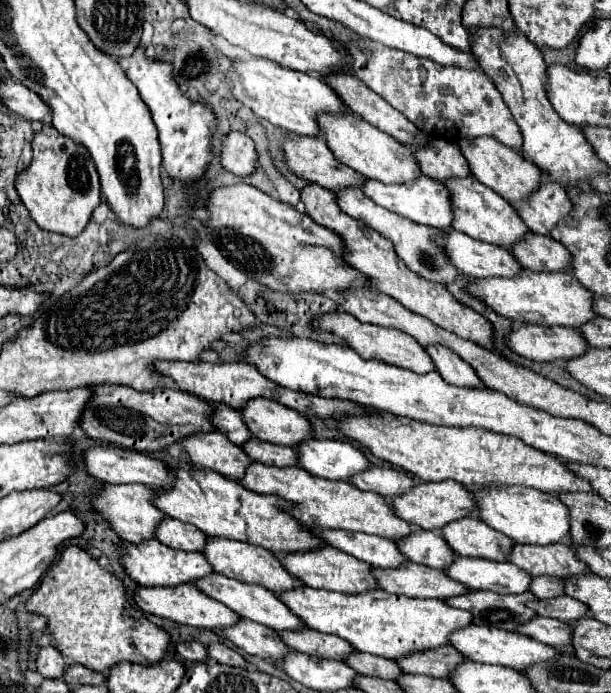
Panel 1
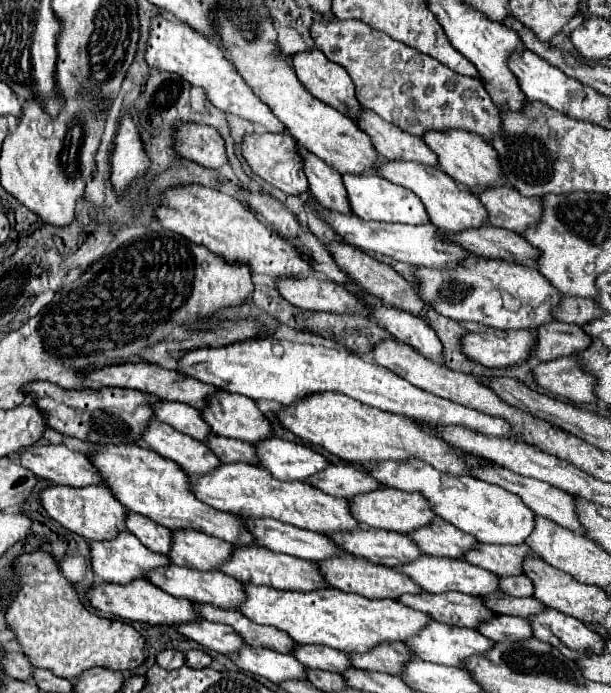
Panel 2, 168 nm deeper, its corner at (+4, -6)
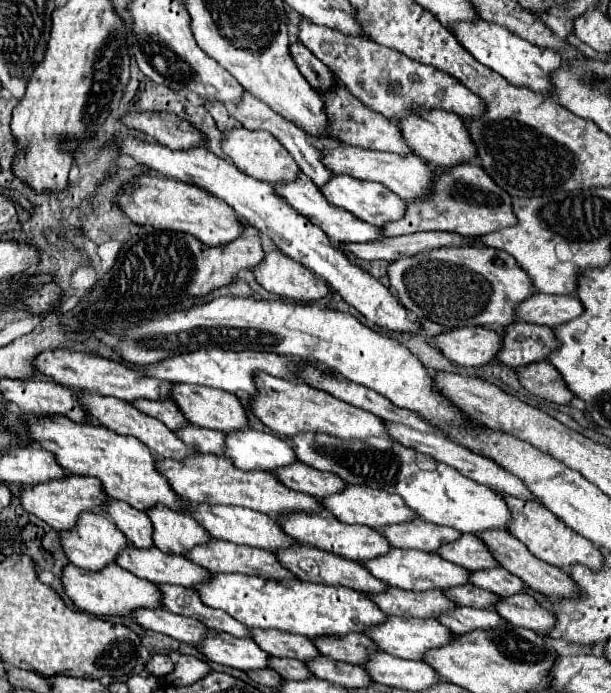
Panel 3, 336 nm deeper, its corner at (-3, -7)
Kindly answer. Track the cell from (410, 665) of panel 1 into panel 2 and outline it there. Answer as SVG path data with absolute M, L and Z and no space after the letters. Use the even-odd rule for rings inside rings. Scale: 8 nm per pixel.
M378 644L376 648L372 648L372 652L364 652L360 656L348 656L348 658L350 664L358 670L388 672L388 674L400 674L404 662L412 660L404 644Z

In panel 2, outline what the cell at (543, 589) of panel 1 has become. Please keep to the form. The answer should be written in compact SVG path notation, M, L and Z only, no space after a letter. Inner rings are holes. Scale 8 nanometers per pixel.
M520 574L520 576L506 576L500 578L500 590L508 596L532 596L534 586L528 580L528 576Z

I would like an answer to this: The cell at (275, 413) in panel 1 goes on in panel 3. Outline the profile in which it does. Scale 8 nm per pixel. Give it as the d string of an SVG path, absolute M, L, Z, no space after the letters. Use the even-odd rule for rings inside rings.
M173 385L173 401L197 427L233 433L249 425L247 413L239 397L223 393L219 389L197 385Z

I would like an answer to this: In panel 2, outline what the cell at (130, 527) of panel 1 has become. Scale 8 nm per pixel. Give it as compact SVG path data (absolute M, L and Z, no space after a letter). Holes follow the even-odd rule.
M104 484L72 488L72 486L48 486L40 492L40 506L48 512L52 520L62 524L66 530L86 538L86 540L112 540L122 530L126 520L124 506L112 496Z

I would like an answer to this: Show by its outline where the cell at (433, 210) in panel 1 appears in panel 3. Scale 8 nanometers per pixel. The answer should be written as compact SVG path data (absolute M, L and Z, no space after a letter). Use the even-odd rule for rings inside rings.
M335 175L321 191L323 191L323 195L333 205L343 207L343 209L349 209L361 221L367 221L367 223L379 225L379 227L385 227L387 223L399 221L405 215L405 211L407 211L407 203L399 195L395 195L391 189L387 189L385 185L375 183L375 181L355 179L351 175Z

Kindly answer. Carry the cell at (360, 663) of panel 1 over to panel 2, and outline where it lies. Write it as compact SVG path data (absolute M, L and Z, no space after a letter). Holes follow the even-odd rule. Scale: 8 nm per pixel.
M296 644L290 654L296 654L296 660L300 660L308 668L328 670L336 674L342 674L344 670L352 668L344 652L336 652L334 648L324 648L320 644Z

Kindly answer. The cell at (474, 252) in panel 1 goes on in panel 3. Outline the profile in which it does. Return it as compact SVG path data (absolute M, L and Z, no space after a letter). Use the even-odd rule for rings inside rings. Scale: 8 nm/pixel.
M301 173L295 181L291 181L291 183L287 183L287 185L275 187L275 191L277 191L279 195L283 195L283 199L285 199L293 209L297 209L297 211L303 213L307 219L311 219L319 229L323 229L331 241L339 241L339 243L371 243L371 241L385 239L383 227L367 225L365 221L359 221L355 215L351 215L347 209L337 207L337 205L331 205L331 203L325 199L325 195L321 193L321 189L315 187L315 185L311 185L311 179L309 179L309 177L303 177L303 173Z

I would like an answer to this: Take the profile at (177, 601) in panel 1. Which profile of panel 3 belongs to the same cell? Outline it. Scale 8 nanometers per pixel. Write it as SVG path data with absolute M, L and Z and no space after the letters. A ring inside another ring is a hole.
M67 565L63 571L63 587L65 593L73 599L73 603L91 615L107 617L107 615L131 615L133 611L143 609L159 609L163 607L163 593L157 585L151 585L149 581L143 581L129 573L127 569L121 569L119 565L109 565L107 569L99 573L87 573L85 569L79 569L75 565Z

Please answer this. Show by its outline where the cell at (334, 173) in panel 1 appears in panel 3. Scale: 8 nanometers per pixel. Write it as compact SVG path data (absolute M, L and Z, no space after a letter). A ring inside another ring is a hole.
M233 129L229 133L225 133L223 137L223 151L231 157L231 161L247 175L261 179L261 181L269 181L273 185L283 185L289 181L295 181L301 173L299 165L295 163L295 159L291 157L291 153L287 153L287 149L283 149L283 145L279 141L275 141L275 137L271 137L271 133L267 131L247 131L247 129Z

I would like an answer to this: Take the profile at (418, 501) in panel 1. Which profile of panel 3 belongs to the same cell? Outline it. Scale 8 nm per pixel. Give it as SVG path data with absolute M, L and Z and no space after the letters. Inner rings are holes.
M347 485L345 493L335 493L331 495L331 499L321 499L323 507L339 521L343 523L361 523L373 529L381 529L385 525L395 525L395 523L407 523L413 521L417 515L411 507L405 505L405 501L397 495L391 495L387 491L379 491L379 489L371 489L365 485Z

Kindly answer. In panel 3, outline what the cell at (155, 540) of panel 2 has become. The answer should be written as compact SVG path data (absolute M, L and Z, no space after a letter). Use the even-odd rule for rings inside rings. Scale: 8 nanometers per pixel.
M109 501L105 511L107 511L107 517L111 517L113 523L129 537L129 541L135 543L135 547L139 549L155 547L153 523L147 517L147 513L133 509L123 501Z

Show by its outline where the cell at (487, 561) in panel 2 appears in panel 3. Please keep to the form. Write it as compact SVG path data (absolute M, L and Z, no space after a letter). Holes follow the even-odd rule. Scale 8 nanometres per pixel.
M463 535L459 541L439 547L437 553L443 559L447 559L459 567L465 567L469 571L499 567L499 561L493 557L493 553L487 549L487 545L475 535Z

